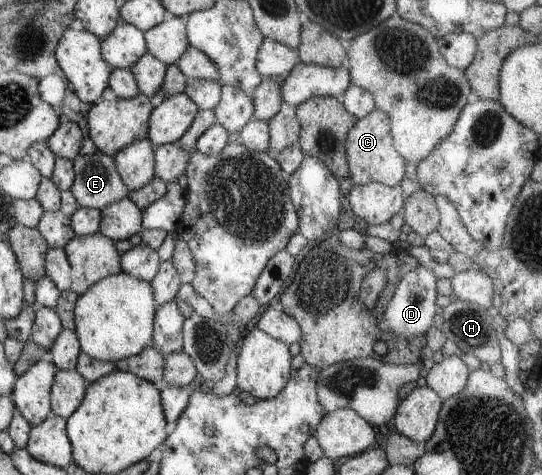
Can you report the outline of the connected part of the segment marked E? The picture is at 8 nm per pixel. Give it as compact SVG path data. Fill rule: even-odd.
M97 150L92 153L92 155L78 154L78 156L73 159L72 164L74 166L75 179L70 189L81 207L101 211L109 204L114 204L128 197L130 190L128 190L126 184L122 182L113 157Z

